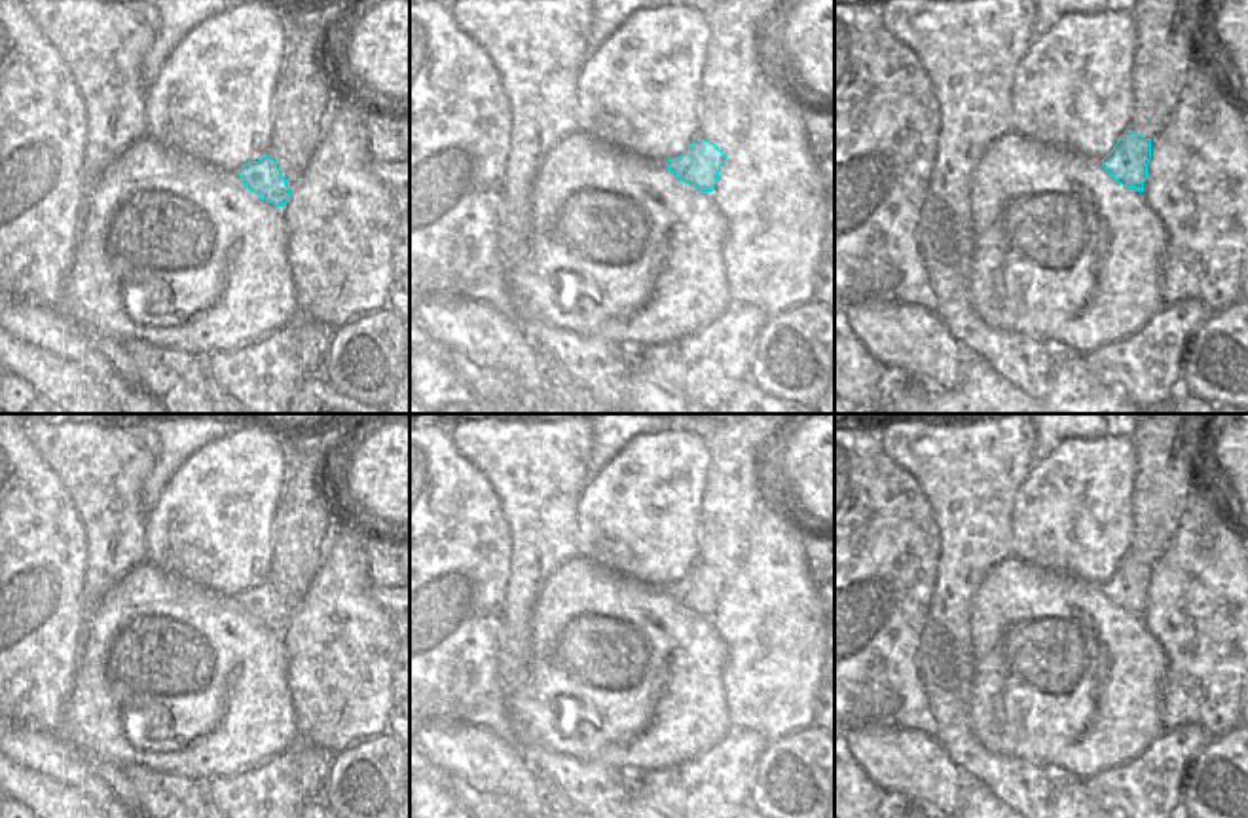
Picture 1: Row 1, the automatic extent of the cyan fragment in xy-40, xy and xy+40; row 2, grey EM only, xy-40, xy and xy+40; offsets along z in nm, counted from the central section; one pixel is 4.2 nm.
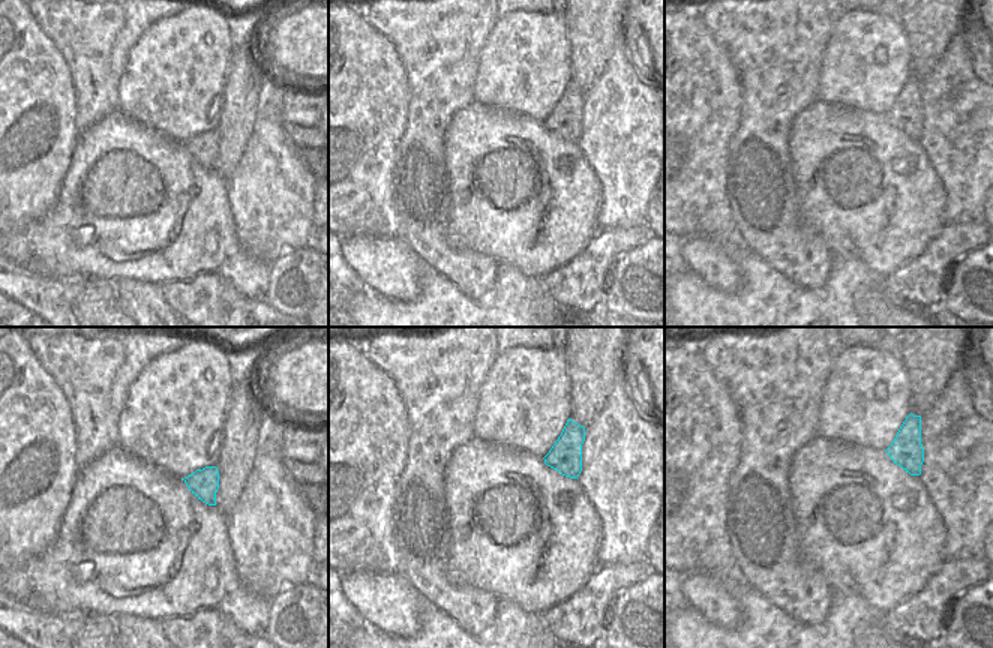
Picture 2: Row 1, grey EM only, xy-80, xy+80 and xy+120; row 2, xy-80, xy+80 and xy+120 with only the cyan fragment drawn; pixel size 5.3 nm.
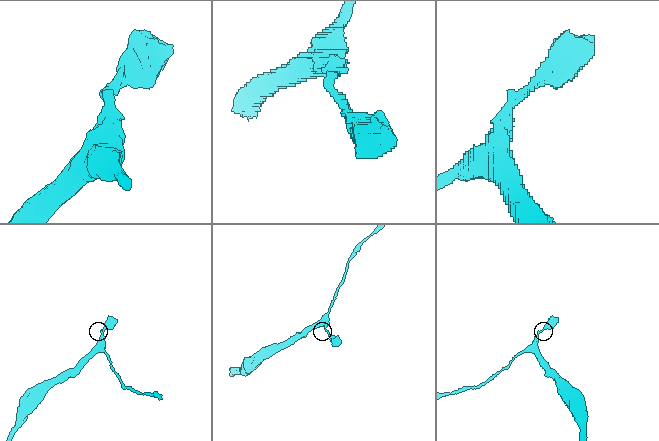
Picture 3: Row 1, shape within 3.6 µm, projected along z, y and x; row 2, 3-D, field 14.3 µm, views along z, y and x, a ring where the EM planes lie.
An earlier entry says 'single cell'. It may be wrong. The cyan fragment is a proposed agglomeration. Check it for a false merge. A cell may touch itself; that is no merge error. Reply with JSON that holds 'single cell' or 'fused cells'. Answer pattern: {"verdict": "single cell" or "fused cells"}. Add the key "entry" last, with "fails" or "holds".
{"verdict": "fused cells", "entry": "fails"}

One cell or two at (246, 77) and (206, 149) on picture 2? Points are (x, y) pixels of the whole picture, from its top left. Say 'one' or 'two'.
one

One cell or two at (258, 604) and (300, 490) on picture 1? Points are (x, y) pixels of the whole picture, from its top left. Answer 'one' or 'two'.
one

